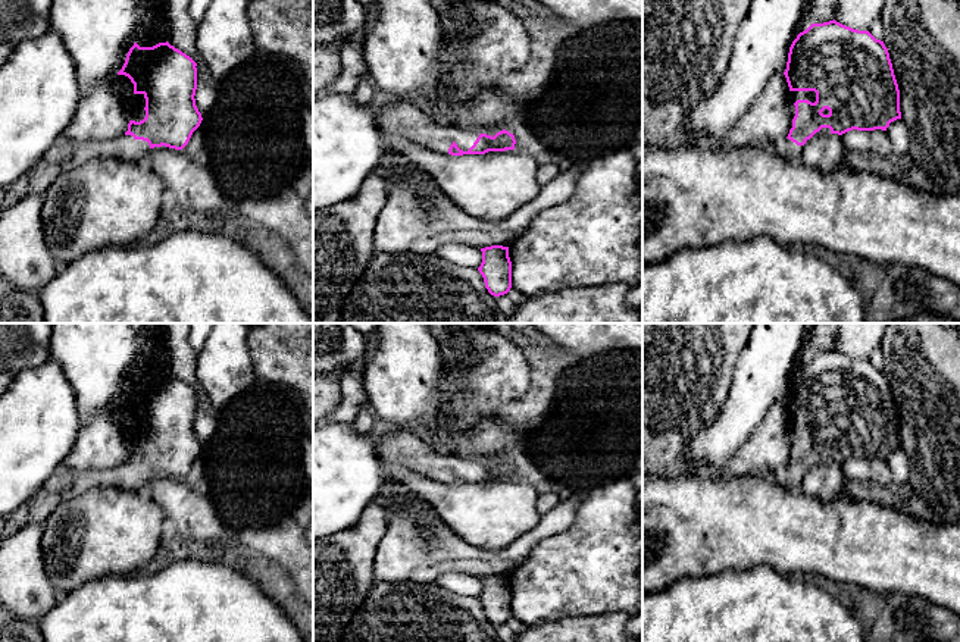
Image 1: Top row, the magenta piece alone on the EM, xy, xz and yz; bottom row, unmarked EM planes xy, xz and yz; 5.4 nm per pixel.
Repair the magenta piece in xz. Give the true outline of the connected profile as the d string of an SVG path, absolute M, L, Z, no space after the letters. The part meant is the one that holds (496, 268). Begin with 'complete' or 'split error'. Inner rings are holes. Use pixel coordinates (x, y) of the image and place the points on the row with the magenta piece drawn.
complete; M491 245L481 248L482 263L478 267L485 288L494 297L504 295L512 288L512 262L509 247Z

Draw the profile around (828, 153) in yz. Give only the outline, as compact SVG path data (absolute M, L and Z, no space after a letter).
M831 134L828 137L812 137L801 148L800 160L809 167L820 169L822 172L834 172L848 167L845 154L848 150L842 143L842 137Z

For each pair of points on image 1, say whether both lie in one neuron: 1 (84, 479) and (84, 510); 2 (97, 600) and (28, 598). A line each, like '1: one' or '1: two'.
1: two
2: two

